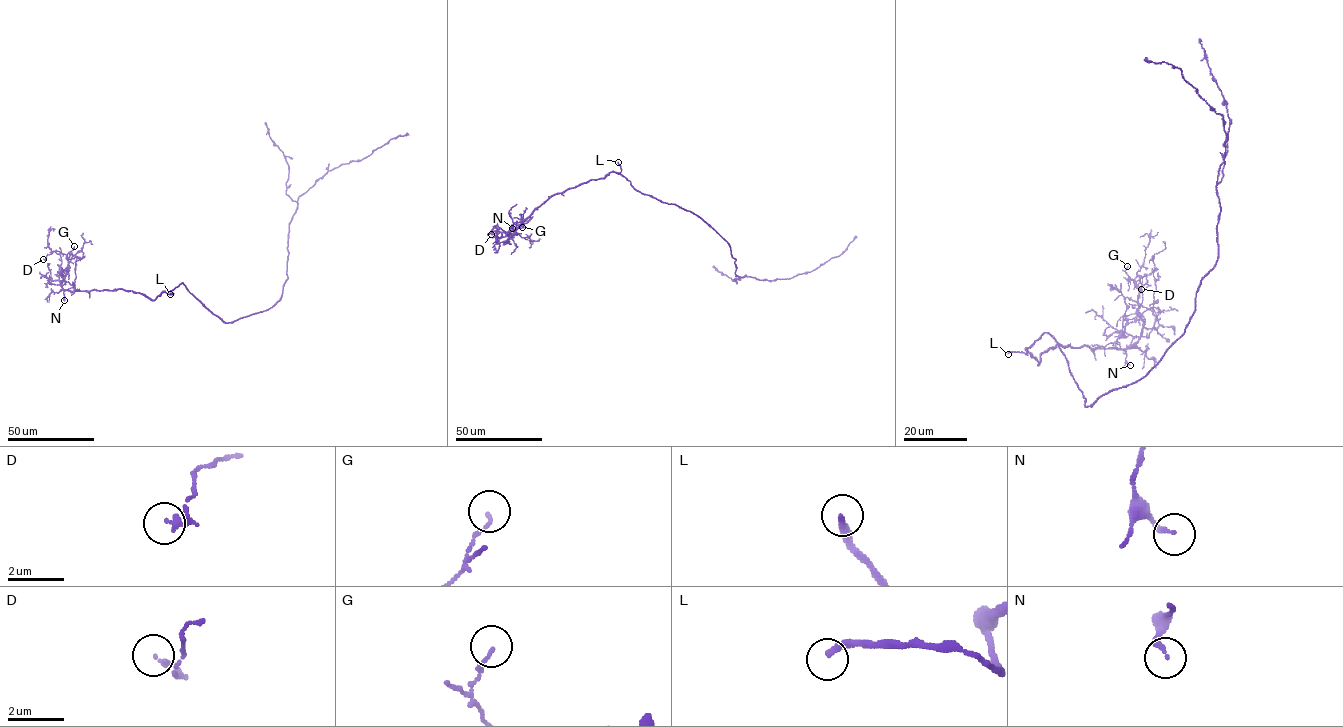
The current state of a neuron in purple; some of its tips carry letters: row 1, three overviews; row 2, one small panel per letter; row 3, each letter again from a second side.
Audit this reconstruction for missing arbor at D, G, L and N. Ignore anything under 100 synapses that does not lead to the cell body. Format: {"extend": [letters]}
{"extend": ["L"]}

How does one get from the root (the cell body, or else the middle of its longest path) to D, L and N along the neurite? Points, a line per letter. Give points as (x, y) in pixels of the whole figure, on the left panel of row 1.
D: (240, 318), (224, 322), (183, 282), (153, 300), (120, 289), (65, 290), (68, 256), (53, 251), (43, 259)
L: (240, 318), (224, 322), (183, 282), (166, 292), (173, 293), (170, 294)
N: (240, 318), (224, 322), (183, 282), (153, 300), (120, 289), (69, 291), (60, 284), (64, 300)

